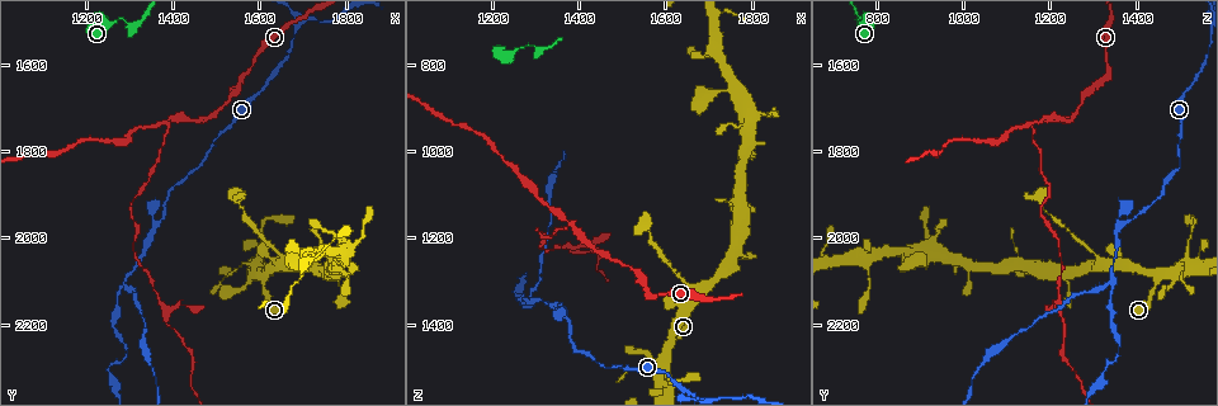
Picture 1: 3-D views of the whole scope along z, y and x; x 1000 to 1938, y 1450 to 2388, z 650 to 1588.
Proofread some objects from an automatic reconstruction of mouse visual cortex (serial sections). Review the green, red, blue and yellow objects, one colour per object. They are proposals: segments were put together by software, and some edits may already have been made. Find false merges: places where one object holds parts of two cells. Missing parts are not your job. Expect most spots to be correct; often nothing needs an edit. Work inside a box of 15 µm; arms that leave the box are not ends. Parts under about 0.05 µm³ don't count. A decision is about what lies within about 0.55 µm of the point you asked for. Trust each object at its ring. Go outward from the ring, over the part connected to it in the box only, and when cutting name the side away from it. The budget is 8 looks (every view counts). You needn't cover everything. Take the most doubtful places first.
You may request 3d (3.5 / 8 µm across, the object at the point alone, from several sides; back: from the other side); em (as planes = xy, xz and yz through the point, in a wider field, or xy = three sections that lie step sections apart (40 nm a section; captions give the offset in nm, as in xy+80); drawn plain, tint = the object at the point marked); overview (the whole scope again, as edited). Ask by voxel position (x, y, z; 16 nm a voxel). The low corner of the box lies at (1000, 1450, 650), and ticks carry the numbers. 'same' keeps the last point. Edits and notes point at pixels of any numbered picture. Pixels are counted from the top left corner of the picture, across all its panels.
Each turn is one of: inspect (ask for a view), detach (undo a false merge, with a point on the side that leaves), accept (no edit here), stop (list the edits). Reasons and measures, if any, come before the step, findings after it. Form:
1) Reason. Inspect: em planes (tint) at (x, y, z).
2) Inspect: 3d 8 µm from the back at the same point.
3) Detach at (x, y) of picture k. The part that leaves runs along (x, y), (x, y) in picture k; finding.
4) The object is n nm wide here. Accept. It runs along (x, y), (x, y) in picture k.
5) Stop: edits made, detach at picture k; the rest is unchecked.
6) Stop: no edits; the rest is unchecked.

Three arms meet. Inspect: 3d 3.5 µm at (1295, 2095, 1340).

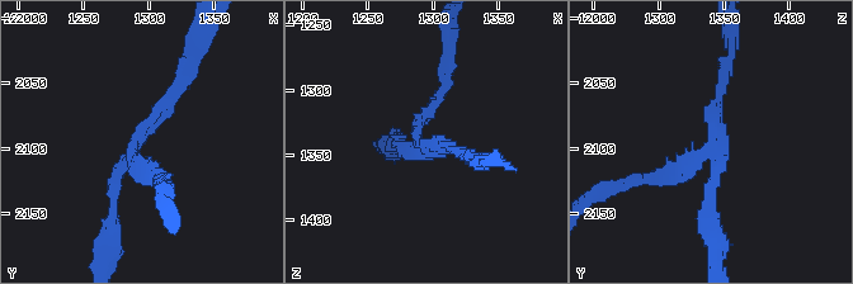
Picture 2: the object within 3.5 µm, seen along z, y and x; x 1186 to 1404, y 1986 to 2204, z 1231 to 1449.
Now the EM. Inspect: em xy step 2 (tint) at (1288, 2096, 1342).

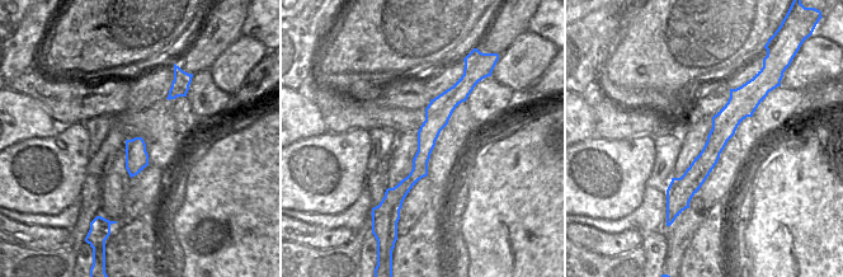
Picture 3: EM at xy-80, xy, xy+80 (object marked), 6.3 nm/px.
The arms are 150, 150, 150 nm wide. Accept. It runs along (469, 70), (394, 197), (394, 219) in picture 3; one cell here.

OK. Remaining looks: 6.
Thin neck. Inspect: 3d 3.5 µm from the back at (1295, 2260, 1355).

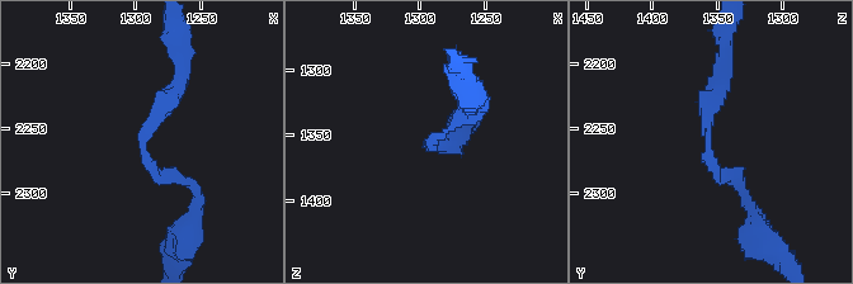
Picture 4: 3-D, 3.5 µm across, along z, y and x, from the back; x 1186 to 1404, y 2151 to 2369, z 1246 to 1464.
Inspect: em xy step 1 (tint) at (1292, 2264, 1358).

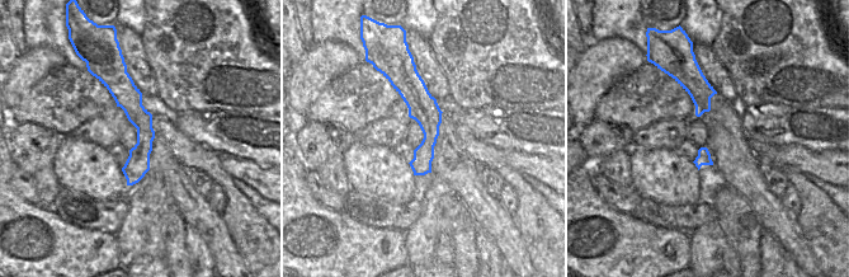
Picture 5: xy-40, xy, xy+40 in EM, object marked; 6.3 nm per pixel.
Accept. It runs along (721, 74), (706, 147), (744, 194) in picture 4; all the same cell.

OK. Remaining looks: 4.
Inspect: 3d 3.5 µm at (1385, 1740, 1170).

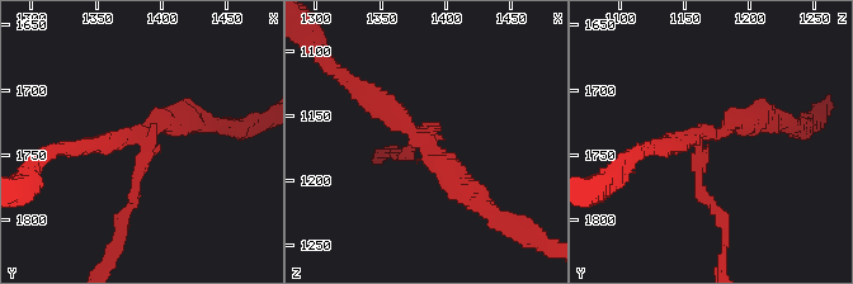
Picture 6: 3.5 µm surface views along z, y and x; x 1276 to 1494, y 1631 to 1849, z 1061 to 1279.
3 arms meet here; the arms are 150, 250, 300 nm wide; need the tissue. Inspect: em xy step 2 (tint) at (1386, 1736, 1170).

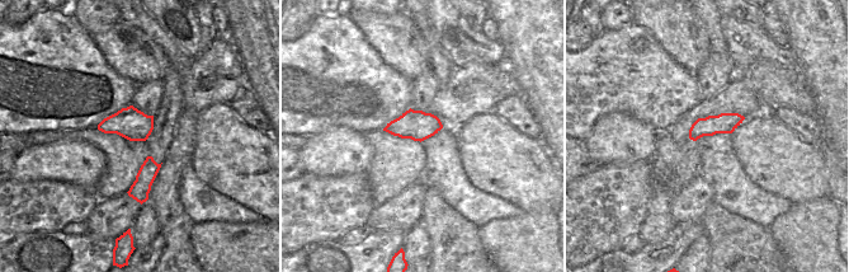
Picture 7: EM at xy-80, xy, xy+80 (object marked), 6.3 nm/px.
Detach at (701, 189) of picture 6. The part that leaves runs along (700, 148), (700, 192), (725, 223), (721, 254) in picture 6; two cells meet here.

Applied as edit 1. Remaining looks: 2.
Stop: edits made, detach at picture 6; the rest is unchecked.

